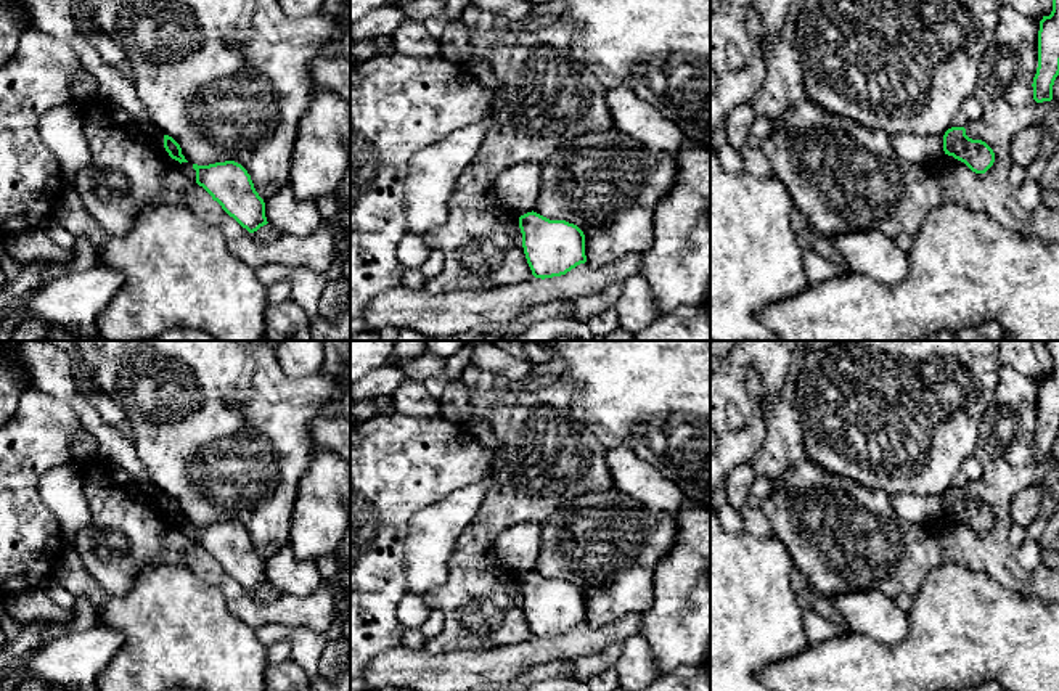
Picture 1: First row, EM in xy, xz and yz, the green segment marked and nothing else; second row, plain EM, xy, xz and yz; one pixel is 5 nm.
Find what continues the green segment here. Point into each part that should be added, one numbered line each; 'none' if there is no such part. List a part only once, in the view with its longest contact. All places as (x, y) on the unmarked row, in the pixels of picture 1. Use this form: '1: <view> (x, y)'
none

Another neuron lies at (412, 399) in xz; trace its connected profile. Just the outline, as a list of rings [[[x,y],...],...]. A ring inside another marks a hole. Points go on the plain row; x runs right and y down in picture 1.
[[[407,379],[392,395],[394,410],[405,416],[432,419],[440,416],[440,402],[432,399],[421,381]]]

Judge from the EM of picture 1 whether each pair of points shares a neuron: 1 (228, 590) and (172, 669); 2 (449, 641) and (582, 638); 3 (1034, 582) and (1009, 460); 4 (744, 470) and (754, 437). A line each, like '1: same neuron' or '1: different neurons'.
1: different neurons
2: different neurons
3: same neuron
4: different neurons

